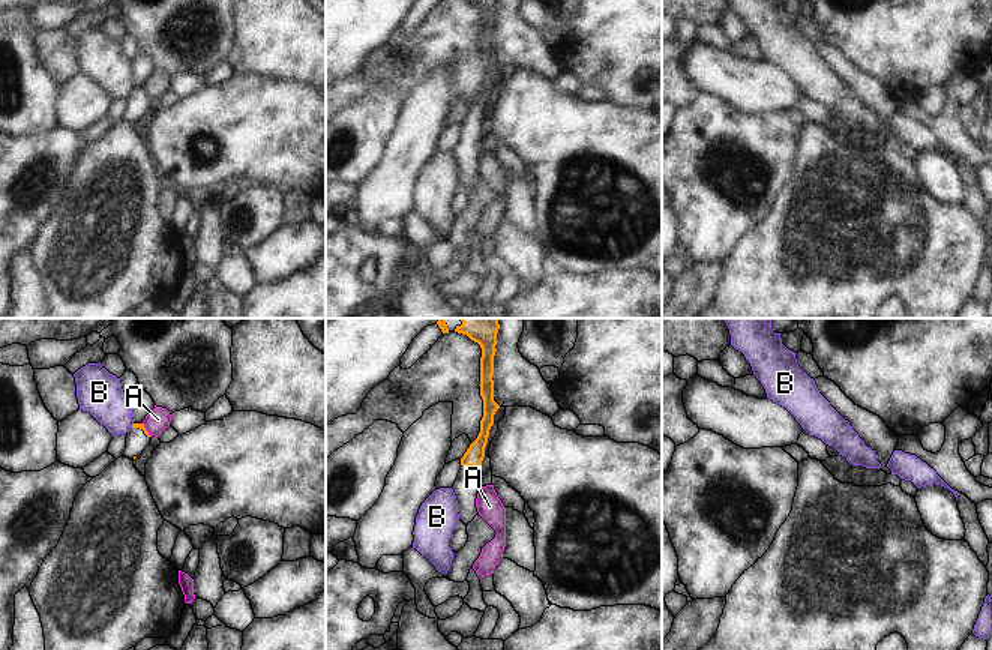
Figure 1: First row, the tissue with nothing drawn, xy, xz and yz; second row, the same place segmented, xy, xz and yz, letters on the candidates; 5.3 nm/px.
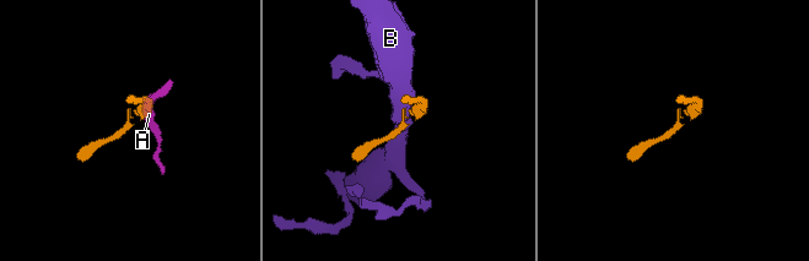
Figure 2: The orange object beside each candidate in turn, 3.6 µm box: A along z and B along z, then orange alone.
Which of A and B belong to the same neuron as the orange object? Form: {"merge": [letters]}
{"merge": []}

